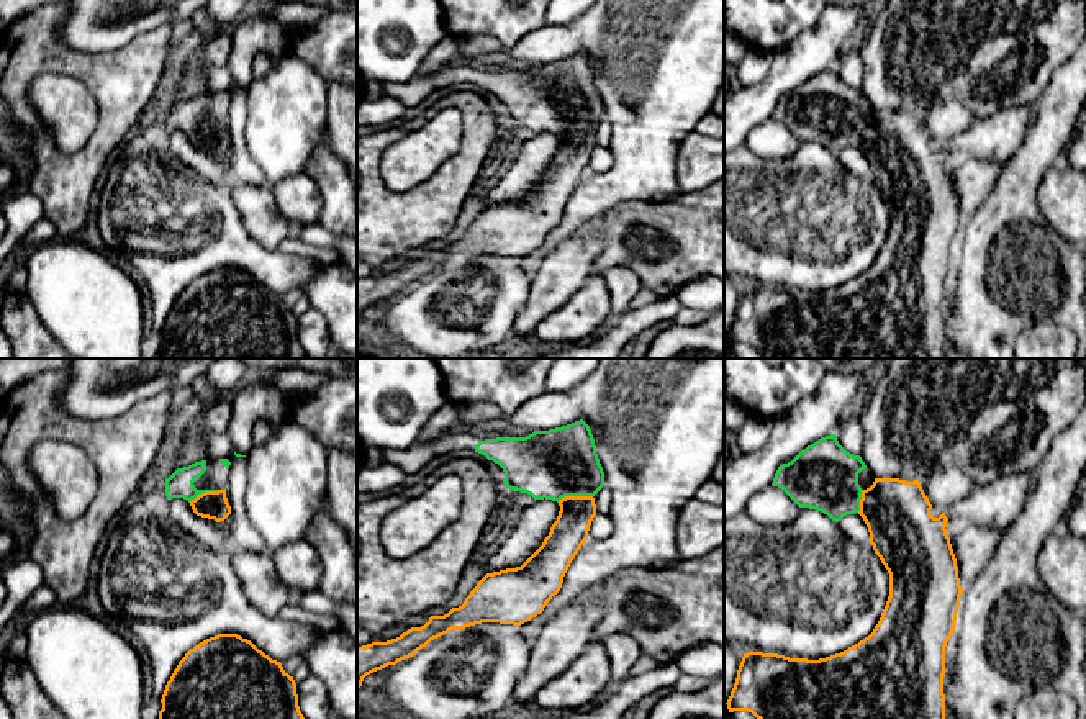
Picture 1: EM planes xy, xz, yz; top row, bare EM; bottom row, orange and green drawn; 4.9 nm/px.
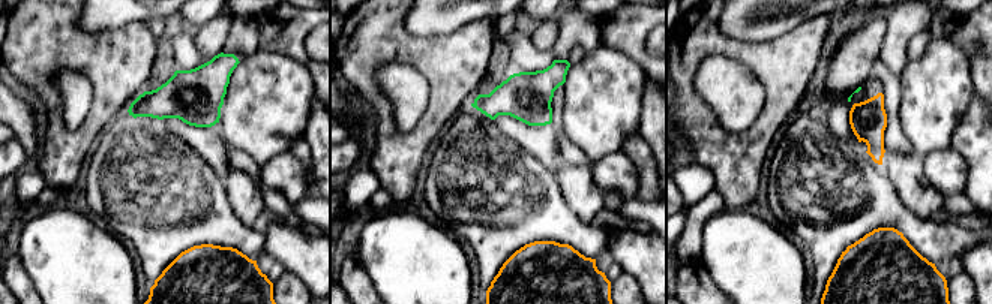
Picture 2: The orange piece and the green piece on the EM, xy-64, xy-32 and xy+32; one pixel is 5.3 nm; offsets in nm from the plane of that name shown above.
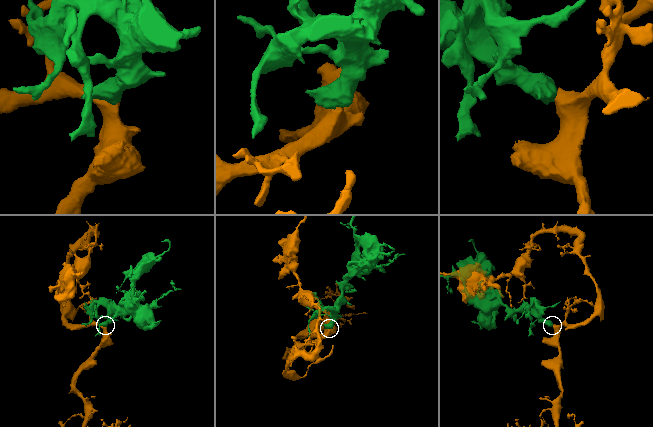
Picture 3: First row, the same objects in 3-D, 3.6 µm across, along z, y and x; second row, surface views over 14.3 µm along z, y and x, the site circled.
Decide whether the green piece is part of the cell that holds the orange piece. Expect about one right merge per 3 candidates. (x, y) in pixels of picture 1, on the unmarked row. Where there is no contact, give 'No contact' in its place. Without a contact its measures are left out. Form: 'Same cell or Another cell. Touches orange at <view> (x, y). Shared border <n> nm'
Same cell. Touches orange at xz (574, 130). Shared border 180 nm

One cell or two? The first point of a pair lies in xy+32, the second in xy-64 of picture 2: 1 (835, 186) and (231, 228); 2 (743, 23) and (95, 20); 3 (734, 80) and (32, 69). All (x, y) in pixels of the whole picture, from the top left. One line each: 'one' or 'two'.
1: one
2: one
3: two

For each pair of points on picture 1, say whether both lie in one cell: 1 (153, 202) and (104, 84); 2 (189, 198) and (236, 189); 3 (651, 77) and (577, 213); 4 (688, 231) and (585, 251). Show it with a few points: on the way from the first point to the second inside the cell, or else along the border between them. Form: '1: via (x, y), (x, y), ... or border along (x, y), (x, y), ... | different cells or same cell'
1: border along (138, 128), (108, 162) | different cells
2: border along (228, 190), (244, 226) | different cells
3: via (651, 112), (644, 148), (611, 180) | same cell
4: border along (601, 218), (601, 251), (593, 261), (592, 272) | different cells

